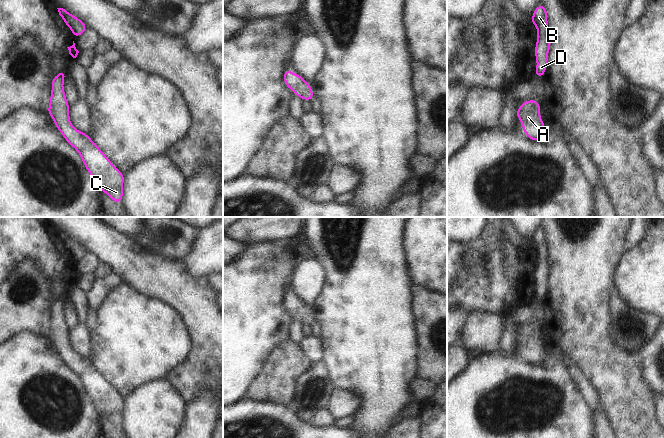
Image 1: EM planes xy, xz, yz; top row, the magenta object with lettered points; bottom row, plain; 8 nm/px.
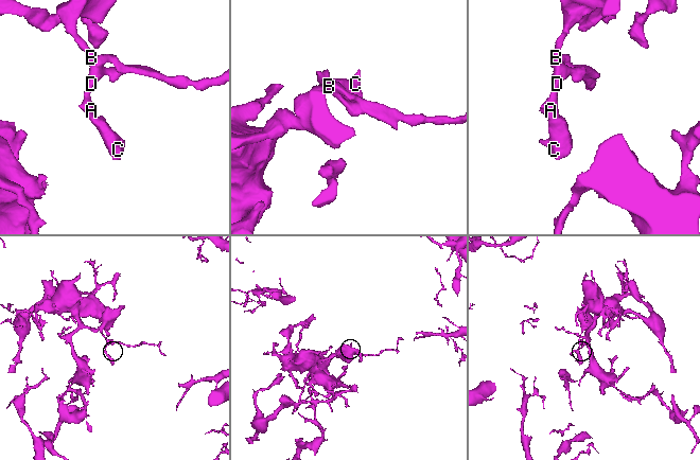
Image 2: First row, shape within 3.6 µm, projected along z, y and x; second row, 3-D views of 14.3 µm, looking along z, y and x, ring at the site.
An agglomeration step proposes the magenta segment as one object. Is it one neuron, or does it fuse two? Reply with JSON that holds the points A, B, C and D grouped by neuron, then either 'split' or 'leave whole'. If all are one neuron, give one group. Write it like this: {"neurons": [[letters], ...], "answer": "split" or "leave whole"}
{"neurons": [["A", "B", "C", "D"]], "answer": "leave whole"}

